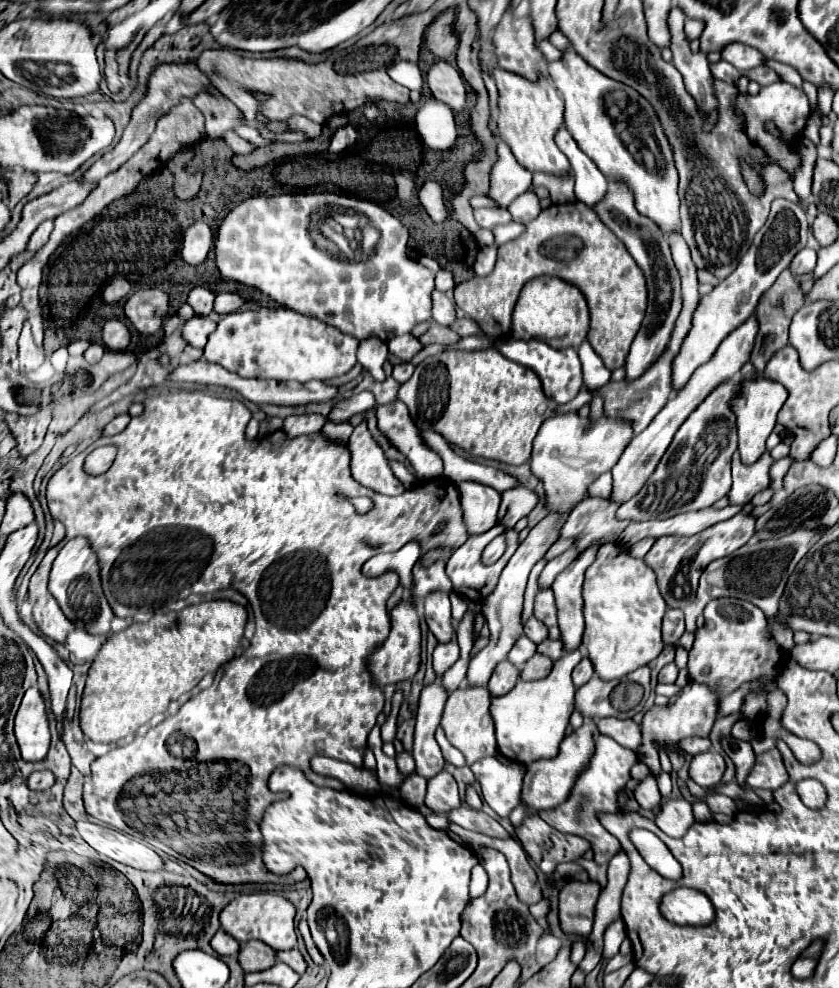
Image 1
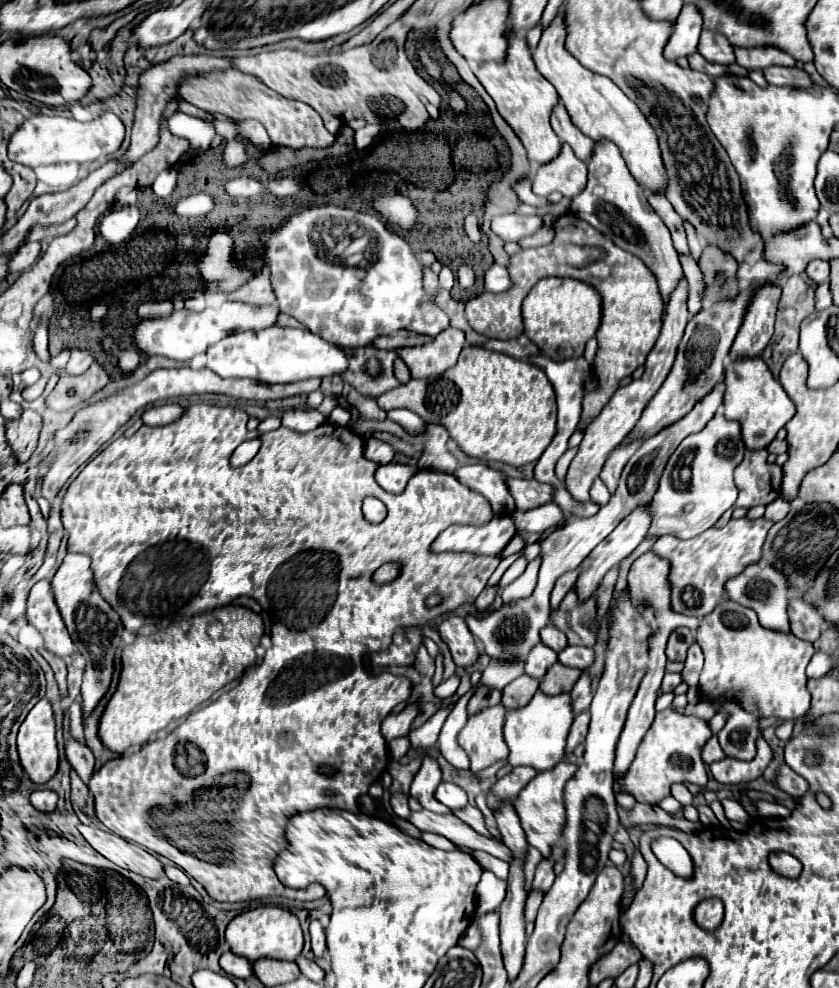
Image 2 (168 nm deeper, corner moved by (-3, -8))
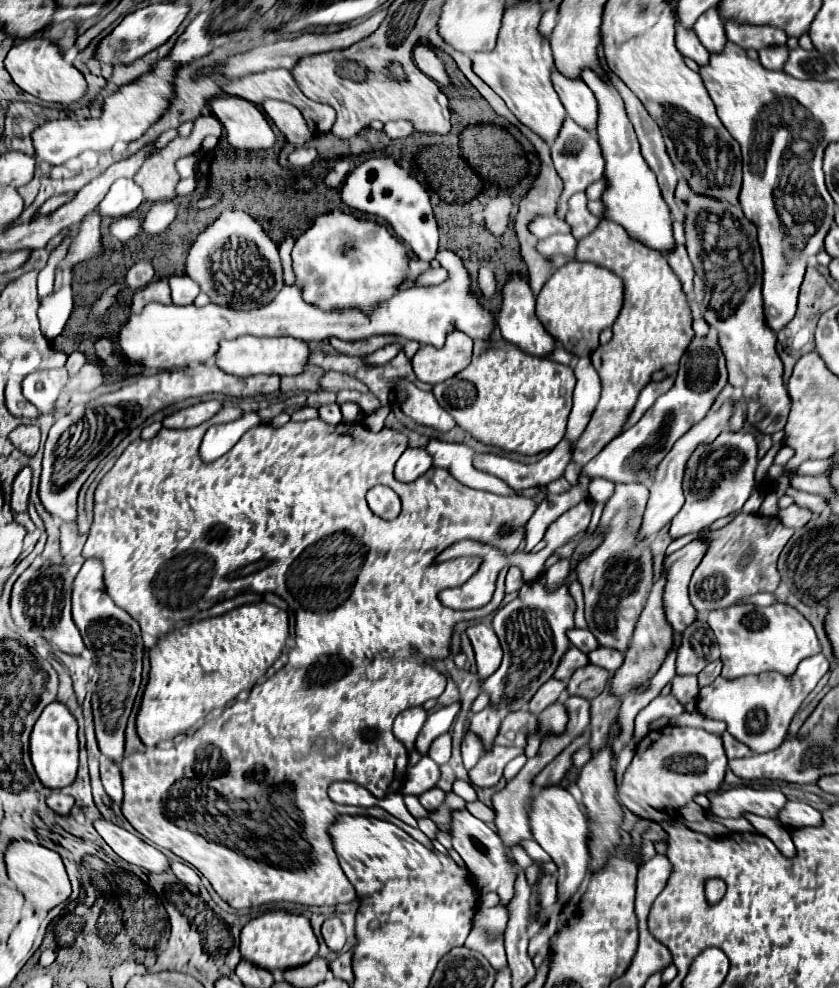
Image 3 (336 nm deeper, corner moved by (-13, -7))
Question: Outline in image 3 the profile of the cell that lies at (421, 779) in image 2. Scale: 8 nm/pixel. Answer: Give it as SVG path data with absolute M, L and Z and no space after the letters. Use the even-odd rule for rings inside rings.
M430 789L430 791L422 793L422 795L418 797L418 801L422 803L422 807L424 807L426 811L436 811L436 809L442 805L444 797L446 797L446 793L444 793L442 789Z

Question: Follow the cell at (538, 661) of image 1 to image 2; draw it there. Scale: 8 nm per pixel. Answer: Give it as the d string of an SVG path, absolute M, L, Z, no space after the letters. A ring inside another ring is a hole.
M554 664L554 668L550 668L550 672L546 672L546 676L540 680L540 690L546 692L546 694L570 692L570 688L574 686L578 676L580 676L578 668Z

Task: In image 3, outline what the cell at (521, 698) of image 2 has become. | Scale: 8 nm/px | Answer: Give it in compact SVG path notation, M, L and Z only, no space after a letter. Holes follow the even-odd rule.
M550 679L548 683L544 683L538 693L532 697L530 701L530 711L534 715L540 715L540 711L544 711L546 707L550 707L552 703L558 701L558 697L566 691L566 683L558 681L558 679Z

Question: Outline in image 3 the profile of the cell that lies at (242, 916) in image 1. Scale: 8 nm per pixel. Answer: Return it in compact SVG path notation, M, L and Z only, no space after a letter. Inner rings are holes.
M272 911L244 925L240 935L240 953L242 959L254 963L256 967L264 967L268 971L286 971L290 967L300 967L314 959L318 953L318 939L306 917L292 915L286 911Z

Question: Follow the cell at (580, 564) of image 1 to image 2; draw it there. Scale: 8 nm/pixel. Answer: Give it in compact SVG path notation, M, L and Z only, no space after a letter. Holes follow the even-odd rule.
M646 506L642 508L636 508L632 514L628 514L616 528L612 534L606 536L606 540L602 540L602 544L598 544L594 548L594 552L590 552L590 556L586 556L586 560L578 566L578 580L576 580L576 592L578 592L578 602L584 604L598 588L600 580L604 578L604 574L616 566L618 562L622 562L642 540L644 536L648 534L648 526L650 526L650 516L646 512Z

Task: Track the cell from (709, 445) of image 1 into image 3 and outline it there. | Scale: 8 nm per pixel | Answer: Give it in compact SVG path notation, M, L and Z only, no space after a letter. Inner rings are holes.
M724 431L720 437L716 437L710 445L700 445L686 467L684 475L684 495L686 503L678 511L678 515L672 519L670 525L670 535L674 539L688 535L688 533L698 533L710 523L714 523L720 517L730 515L732 511L742 509L746 499L750 497L754 489L754 471L756 471L758 459L756 459L756 439L748 431L738 431L730 433ZM700 477L706 483L714 483L710 489L700 489Z

